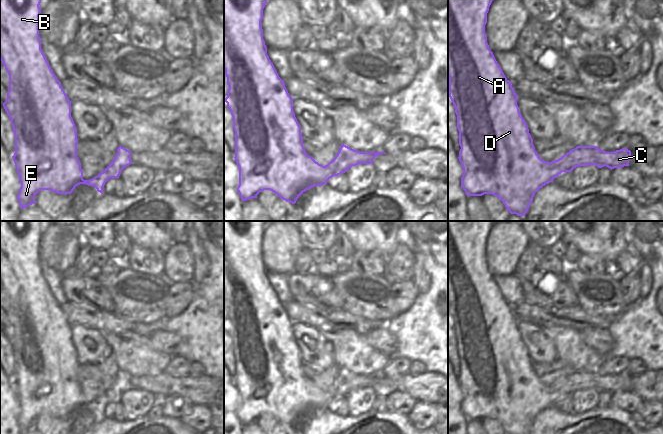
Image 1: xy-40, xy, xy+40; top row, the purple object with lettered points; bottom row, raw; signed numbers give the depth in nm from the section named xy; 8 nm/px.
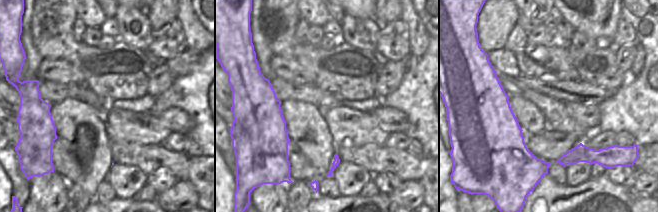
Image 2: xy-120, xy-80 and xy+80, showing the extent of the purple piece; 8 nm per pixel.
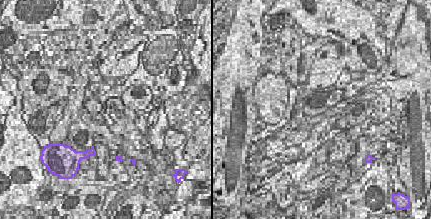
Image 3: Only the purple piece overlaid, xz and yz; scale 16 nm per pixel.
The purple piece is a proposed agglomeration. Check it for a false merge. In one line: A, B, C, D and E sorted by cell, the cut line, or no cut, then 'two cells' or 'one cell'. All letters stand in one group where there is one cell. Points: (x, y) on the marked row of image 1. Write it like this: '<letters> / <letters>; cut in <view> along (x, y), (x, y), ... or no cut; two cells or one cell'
A B C D E; no cut; one cell

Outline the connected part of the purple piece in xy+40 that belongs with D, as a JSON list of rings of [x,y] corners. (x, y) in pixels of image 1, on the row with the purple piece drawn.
[[[448,0],[448,76],[449,94],[457,115],[459,131],[459,161],[463,167],[461,187],[467,196],[482,196],[492,194],[501,199],[511,214],[524,216],[535,193],[553,182],[562,172],[571,172],[578,166],[594,164],[598,168],[622,168],[629,166],[631,151],[622,148],[614,152],[600,150],[597,146],[577,146],[558,160],[546,162],[542,160],[533,145],[527,123],[523,119],[517,105],[518,95],[512,83],[505,77],[497,63],[493,52],[489,49],[485,25],[487,13],[493,0]]]

